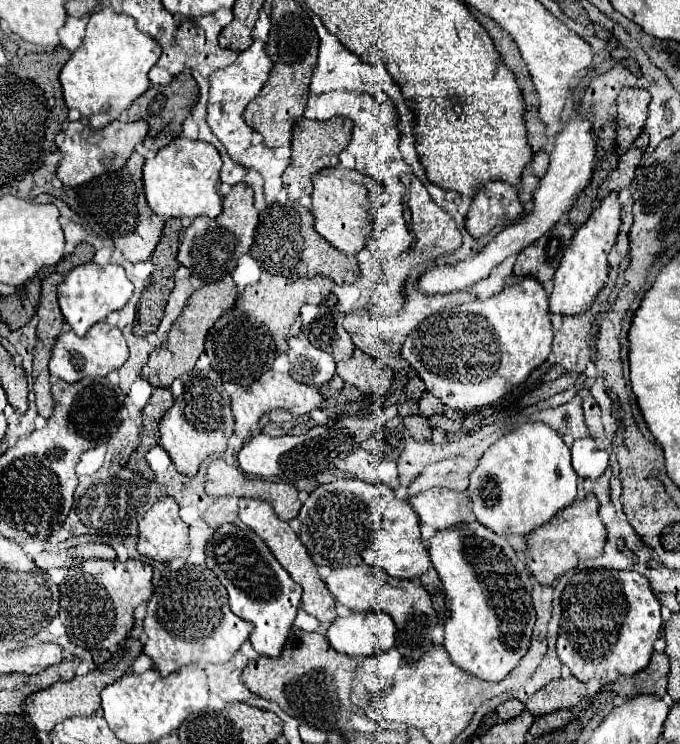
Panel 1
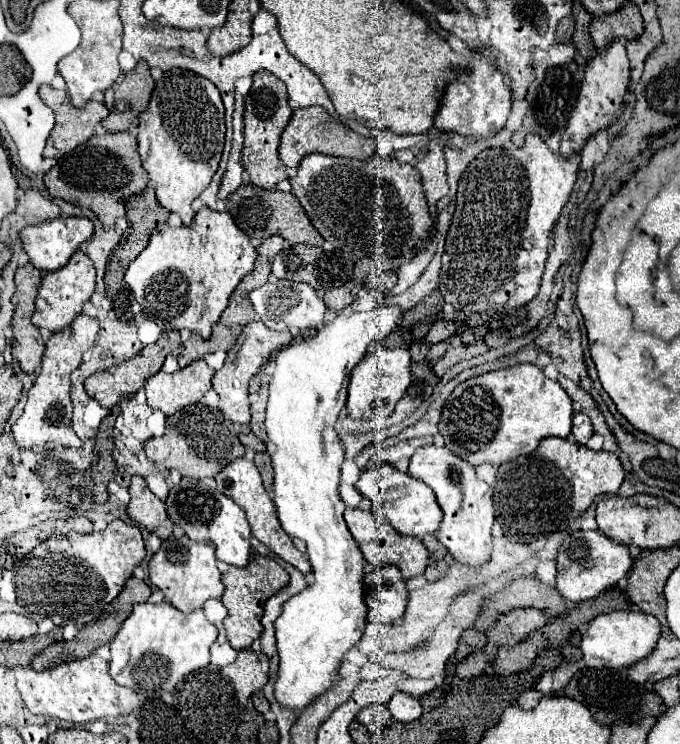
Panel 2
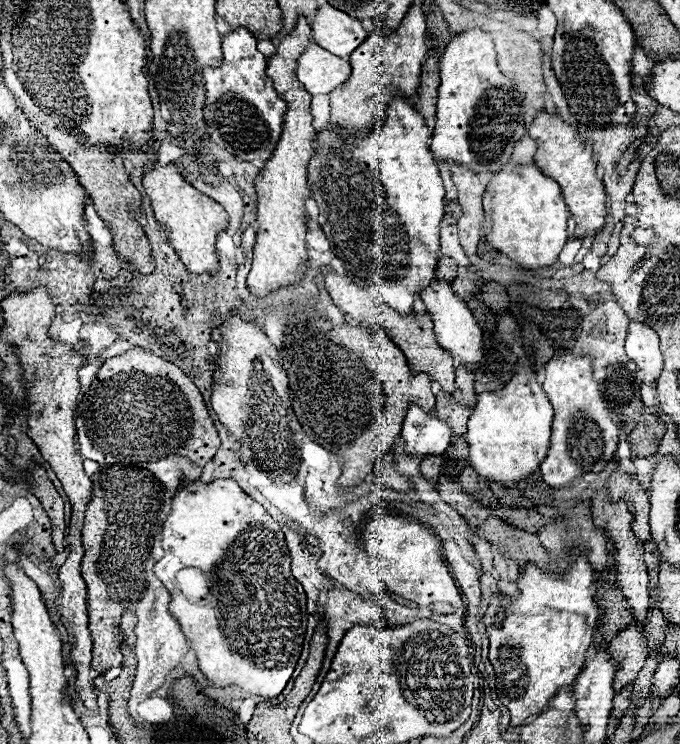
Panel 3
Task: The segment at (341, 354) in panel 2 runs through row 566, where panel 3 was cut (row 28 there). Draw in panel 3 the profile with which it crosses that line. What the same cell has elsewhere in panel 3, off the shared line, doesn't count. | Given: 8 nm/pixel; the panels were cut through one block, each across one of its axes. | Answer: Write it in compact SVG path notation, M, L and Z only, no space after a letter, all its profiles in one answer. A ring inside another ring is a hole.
M324 4L312 20L312 38L328 52L348 58L368 38L368 34L356 18Z

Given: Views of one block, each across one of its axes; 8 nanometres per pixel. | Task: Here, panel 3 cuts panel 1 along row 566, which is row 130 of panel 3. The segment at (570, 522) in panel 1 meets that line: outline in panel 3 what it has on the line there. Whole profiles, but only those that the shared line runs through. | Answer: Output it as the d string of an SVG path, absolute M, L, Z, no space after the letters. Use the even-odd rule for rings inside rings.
M542 112L534 118L534 122L528 128L528 134L538 144L538 152L534 156L536 166L560 184L564 202L576 220L574 238L594 238L606 224L606 194L602 182L596 178L596 166L592 162L592 144L580 142L578 132L572 126L562 122L558 114L548 112Z

